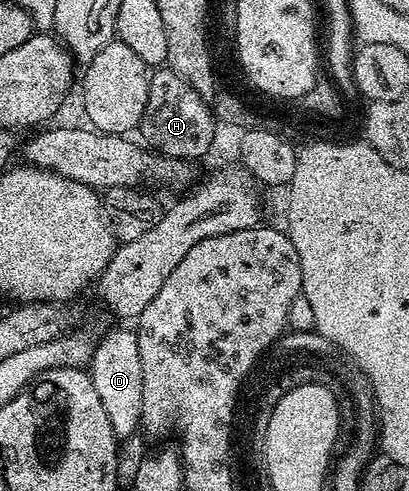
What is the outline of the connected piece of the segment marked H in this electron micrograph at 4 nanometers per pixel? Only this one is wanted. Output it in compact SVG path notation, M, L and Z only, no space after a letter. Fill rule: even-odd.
M166 66L151 73L148 101L138 132L152 150L175 161L193 162L209 152L216 128L218 126L209 103L199 96L189 82Z

